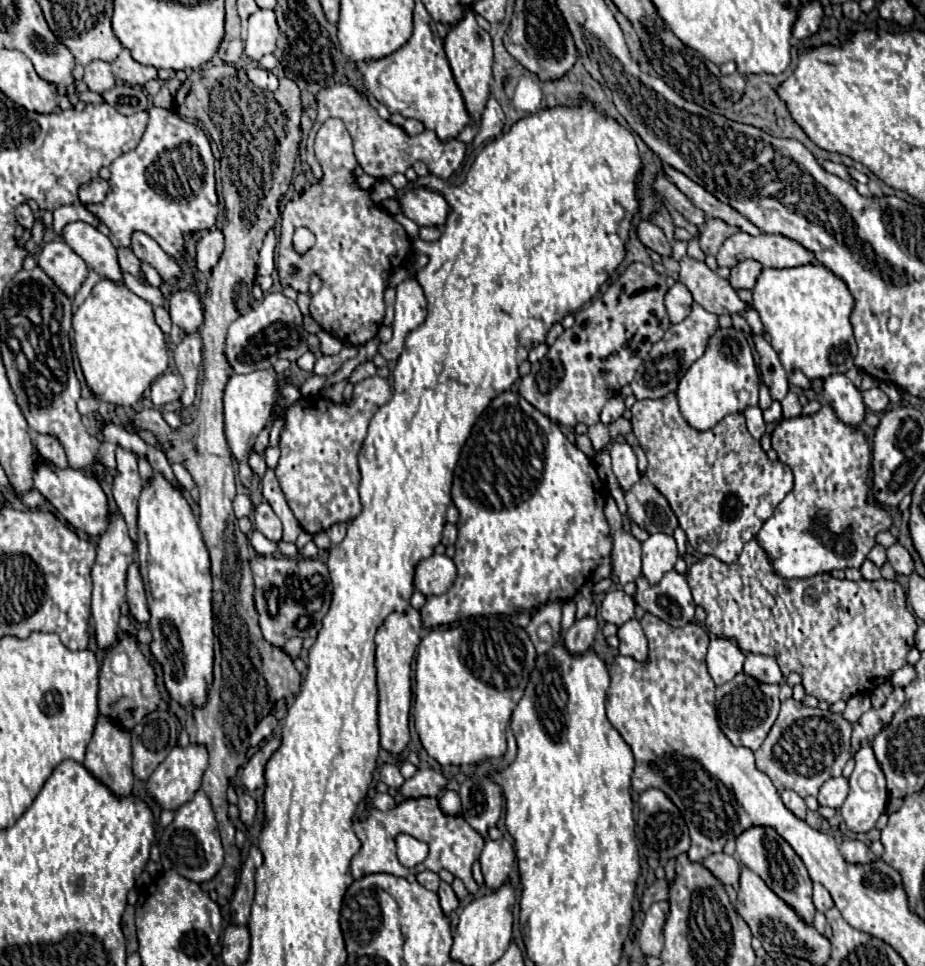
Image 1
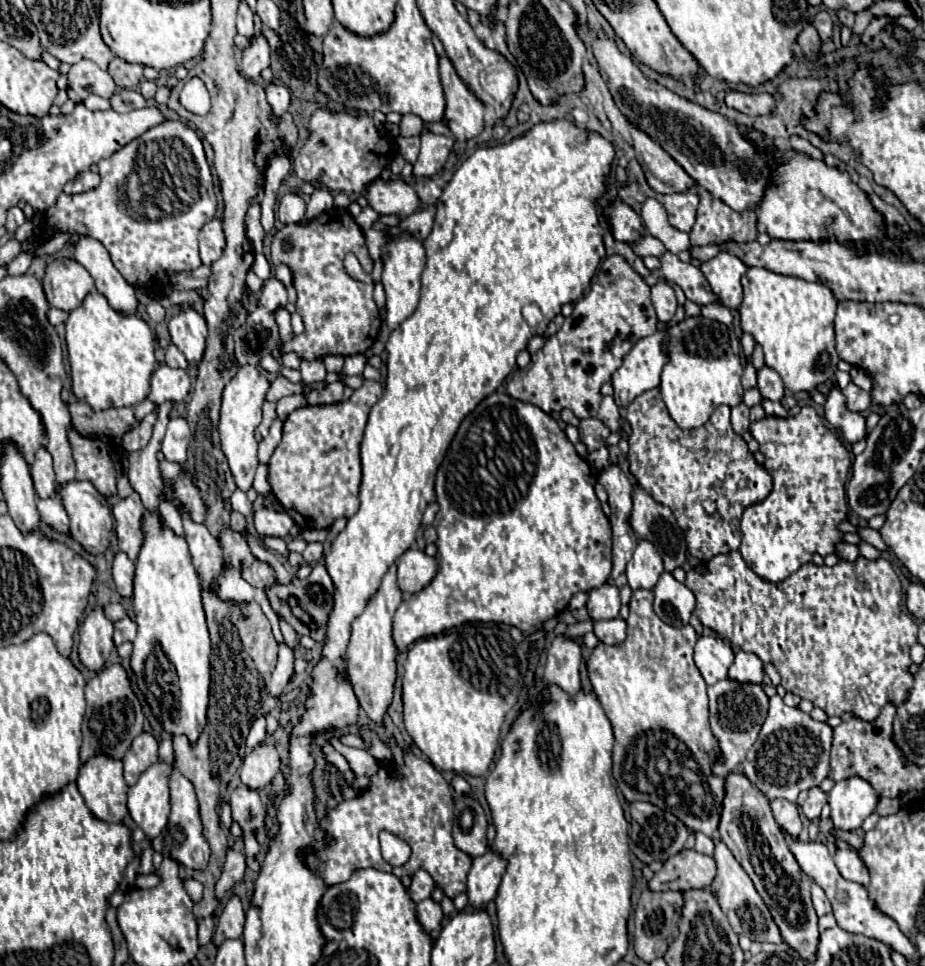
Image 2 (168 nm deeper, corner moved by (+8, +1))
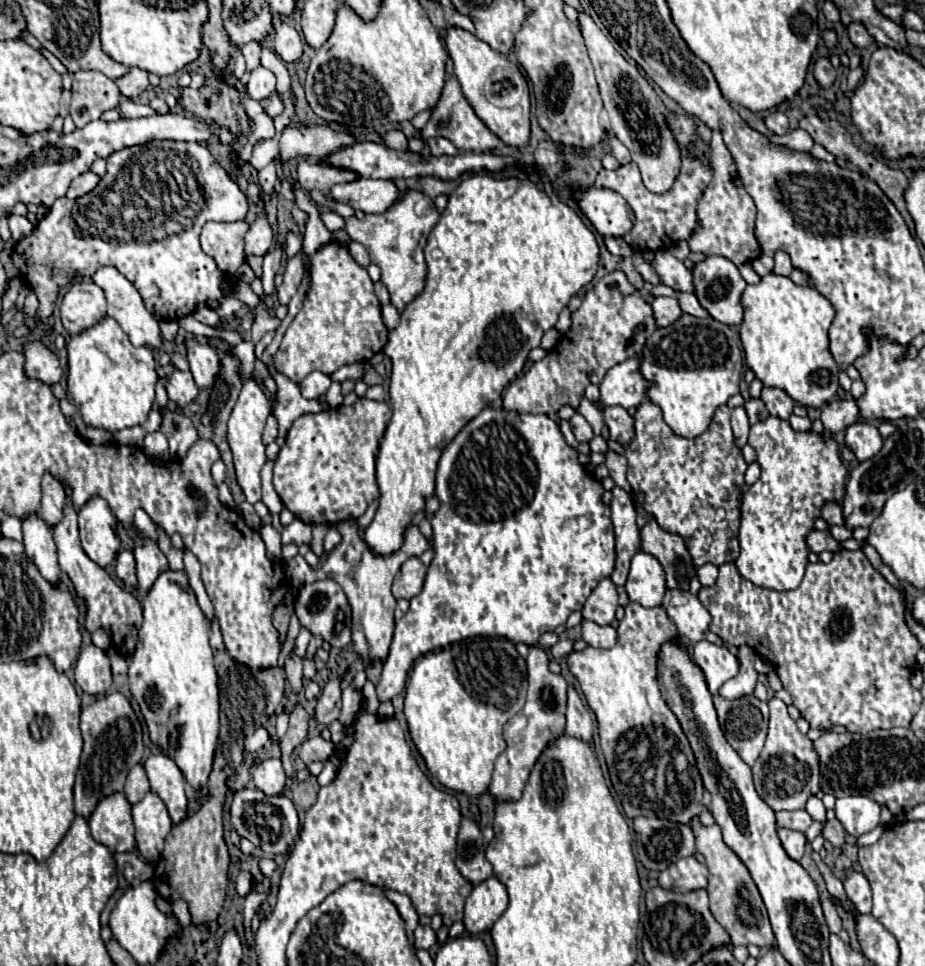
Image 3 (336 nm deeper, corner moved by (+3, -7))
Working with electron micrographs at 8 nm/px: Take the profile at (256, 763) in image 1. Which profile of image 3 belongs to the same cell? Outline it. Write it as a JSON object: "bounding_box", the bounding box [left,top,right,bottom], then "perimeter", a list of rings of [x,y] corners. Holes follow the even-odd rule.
{"bounding_box":[253,758,285,796],"perimeter":[[[279,758],[263,760],[263,762],[255,768],[253,782],[255,782],[255,786],[257,786],[261,792],[265,792],[267,796],[281,794],[283,788],[285,788],[285,772],[283,772],[281,760],[279,760]]]}

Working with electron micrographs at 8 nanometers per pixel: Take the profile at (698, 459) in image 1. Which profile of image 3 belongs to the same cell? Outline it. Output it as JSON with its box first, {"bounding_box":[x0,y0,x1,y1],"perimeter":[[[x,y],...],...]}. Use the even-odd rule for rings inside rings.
{"bounding_box":[627,400,747,568],"perimeter":[[[649,400],[641,402],[637,414],[635,414],[635,438],[627,446],[627,480],[637,496],[637,502],[645,508],[649,516],[655,518],[655,522],[671,534],[677,534],[683,538],[693,564],[699,568],[707,562],[721,566],[725,562],[733,562],[739,556],[739,492],[743,486],[743,476],[747,470],[747,464],[743,460],[741,450],[733,442],[731,422],[729,422],[731,410],[727,406],[719,406],[713,414],[713,420],[709,428],[699,434],[697,438],[681,438],[669,430],[665,420],[661,418],[661,410],[653,406]]]}

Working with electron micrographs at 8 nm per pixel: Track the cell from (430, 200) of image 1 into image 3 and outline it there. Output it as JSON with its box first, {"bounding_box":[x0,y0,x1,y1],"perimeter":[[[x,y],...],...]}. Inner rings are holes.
{"bounding_box":[331,178,399,214],"perimeter":[[[357,178],[353,182],[337,184],[331,190],[331,198],[335,202],[345,202],[355,210],[365,214],[381,214],[385,212],[397,198],[399,190],[391,180],[371,180]]]}

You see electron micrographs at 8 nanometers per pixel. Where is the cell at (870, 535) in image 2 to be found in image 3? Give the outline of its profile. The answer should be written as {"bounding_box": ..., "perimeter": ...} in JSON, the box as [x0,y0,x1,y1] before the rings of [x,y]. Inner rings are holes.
{"bounding_box":[821,502,843,526],"perimeter":[[[825,502],[825,506],[821,506],[821,518],[829,524],[837,524],[843,526],[843,516],[841,516],[841,506],[837,502]]]}

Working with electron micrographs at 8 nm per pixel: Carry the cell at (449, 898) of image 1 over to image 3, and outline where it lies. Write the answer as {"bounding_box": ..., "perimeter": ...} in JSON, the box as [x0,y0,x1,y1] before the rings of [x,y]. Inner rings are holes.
{"bounding_box":[413,926,437,950],"perimeter":[[[417,926],[413,936],[415,936],[415,944],[413,944],[415,950],[419,950],[419,948],[429,950],[437,942],[437,934],[435,934],[435,930],[431,926]]]}

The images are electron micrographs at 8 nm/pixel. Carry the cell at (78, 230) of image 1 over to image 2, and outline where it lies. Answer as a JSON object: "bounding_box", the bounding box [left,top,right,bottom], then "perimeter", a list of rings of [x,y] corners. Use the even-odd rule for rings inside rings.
{"bounding_box":[72,236,138,314],"perimeter":[[[80,236],[72,246],[74,246],[74,260],[78,260],[90,272],[98,292],[106,296],[110,306],[126,314],[136,312],[138,300],[134,296],[134,288],[112,266],[112,260],[108,258],[108,250],[104,250],[100,242],[88,236]]]}

